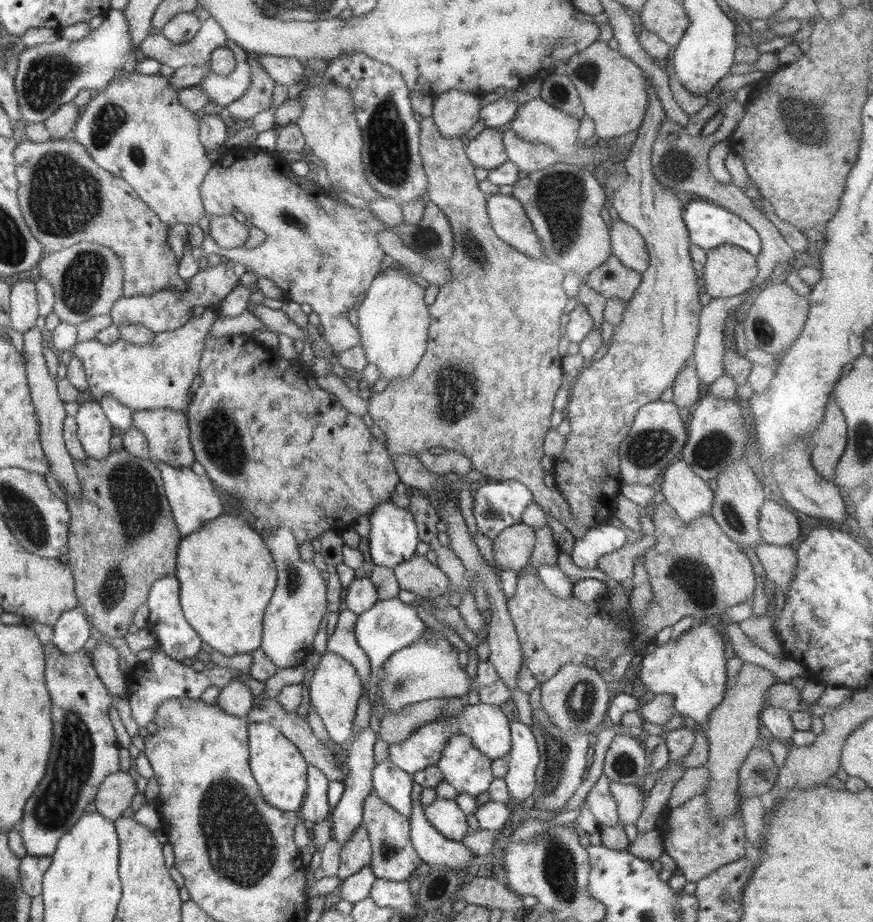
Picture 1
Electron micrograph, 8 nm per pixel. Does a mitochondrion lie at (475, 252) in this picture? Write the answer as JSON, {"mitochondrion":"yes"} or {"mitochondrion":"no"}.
{"mitochondrion":"yes"}

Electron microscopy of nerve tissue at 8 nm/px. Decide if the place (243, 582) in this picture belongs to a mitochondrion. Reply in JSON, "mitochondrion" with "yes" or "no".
{"mitochondrion":"no"}

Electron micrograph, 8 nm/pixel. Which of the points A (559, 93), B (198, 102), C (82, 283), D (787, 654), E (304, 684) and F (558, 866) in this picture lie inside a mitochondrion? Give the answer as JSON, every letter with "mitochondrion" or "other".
{"A":"mitochondrion","B":"other","C":"mitochondrion","D":"other","E":"other","F":"mitochondrion"}

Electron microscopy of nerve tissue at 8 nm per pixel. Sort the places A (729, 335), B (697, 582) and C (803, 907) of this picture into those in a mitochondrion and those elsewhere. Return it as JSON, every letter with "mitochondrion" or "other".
{"A":"other","B":"mitochondrion","C":"other"}

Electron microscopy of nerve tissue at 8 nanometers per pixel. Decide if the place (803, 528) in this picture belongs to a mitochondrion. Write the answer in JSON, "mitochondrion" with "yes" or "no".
{"mitochondrion":"no"}

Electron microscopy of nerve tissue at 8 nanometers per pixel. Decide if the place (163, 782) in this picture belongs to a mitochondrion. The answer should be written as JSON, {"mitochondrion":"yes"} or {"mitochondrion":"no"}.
{"mitochondrion":"no"}

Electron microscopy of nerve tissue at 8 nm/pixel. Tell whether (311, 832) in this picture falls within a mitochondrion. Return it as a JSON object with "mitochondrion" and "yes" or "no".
{"mitochondrion":"no"}

